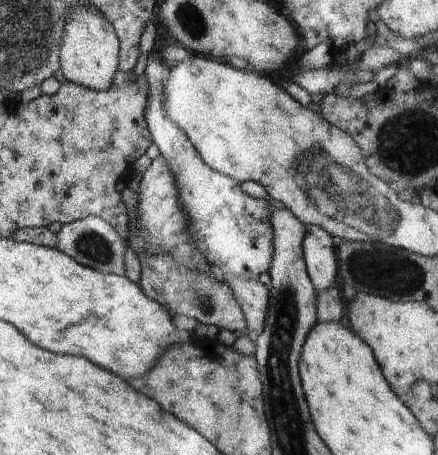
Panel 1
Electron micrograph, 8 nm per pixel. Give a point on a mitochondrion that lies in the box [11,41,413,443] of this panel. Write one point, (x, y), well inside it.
(341, 195)

